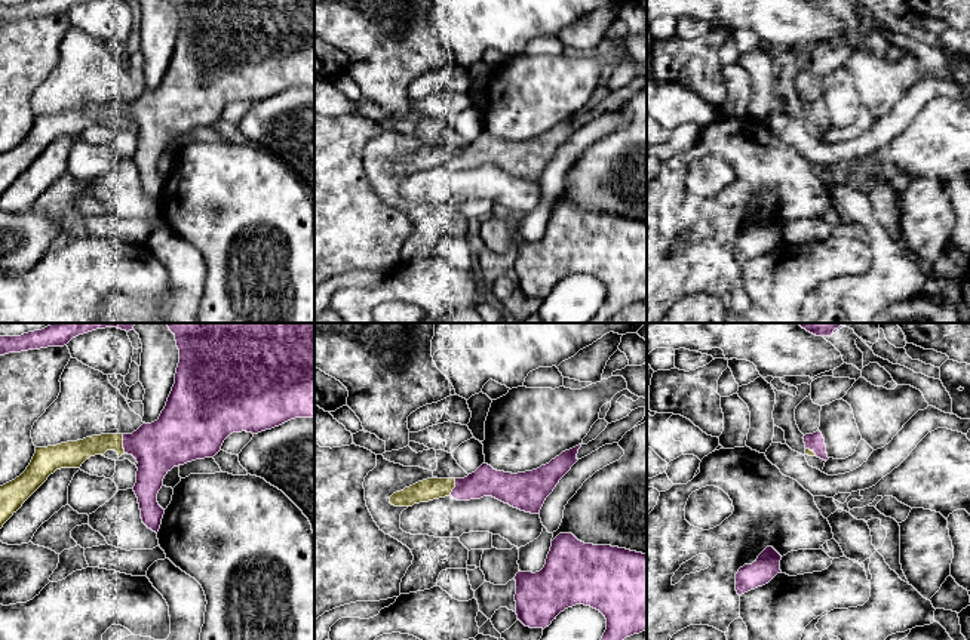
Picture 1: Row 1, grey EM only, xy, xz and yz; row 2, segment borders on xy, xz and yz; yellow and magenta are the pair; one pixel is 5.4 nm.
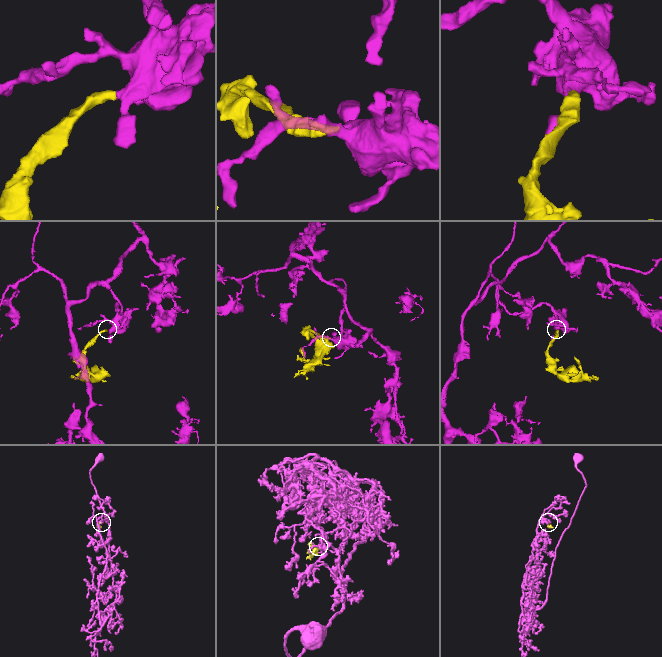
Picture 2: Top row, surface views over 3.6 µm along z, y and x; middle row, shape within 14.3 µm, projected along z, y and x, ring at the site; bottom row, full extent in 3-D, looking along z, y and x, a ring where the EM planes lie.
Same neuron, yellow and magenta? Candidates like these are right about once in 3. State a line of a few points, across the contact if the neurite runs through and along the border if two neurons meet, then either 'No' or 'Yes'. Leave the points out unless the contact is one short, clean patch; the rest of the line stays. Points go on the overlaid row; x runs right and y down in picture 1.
Yes

